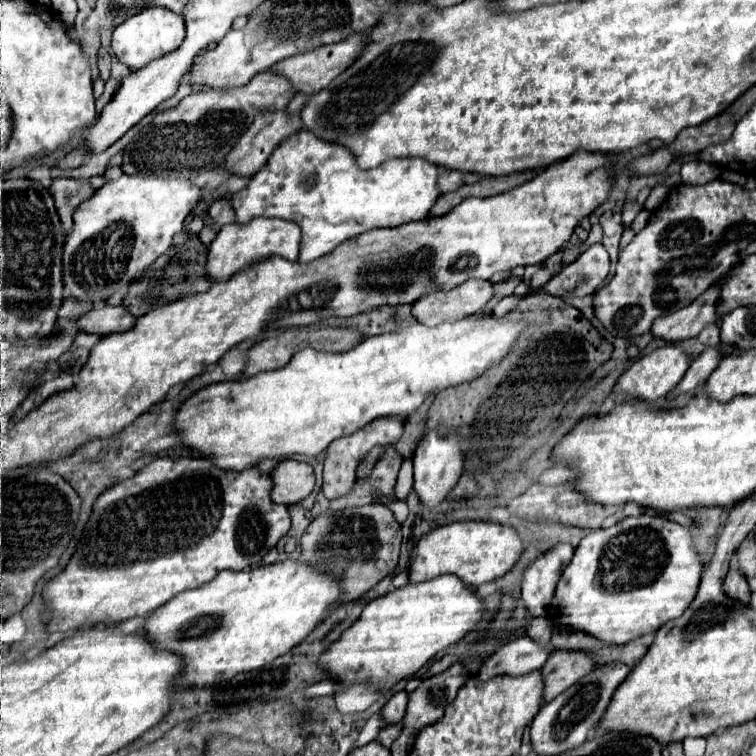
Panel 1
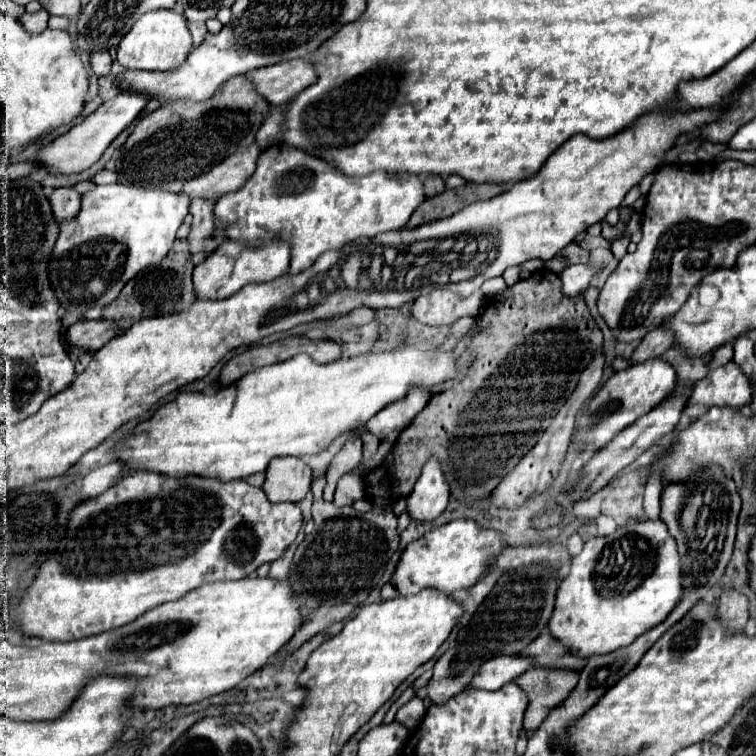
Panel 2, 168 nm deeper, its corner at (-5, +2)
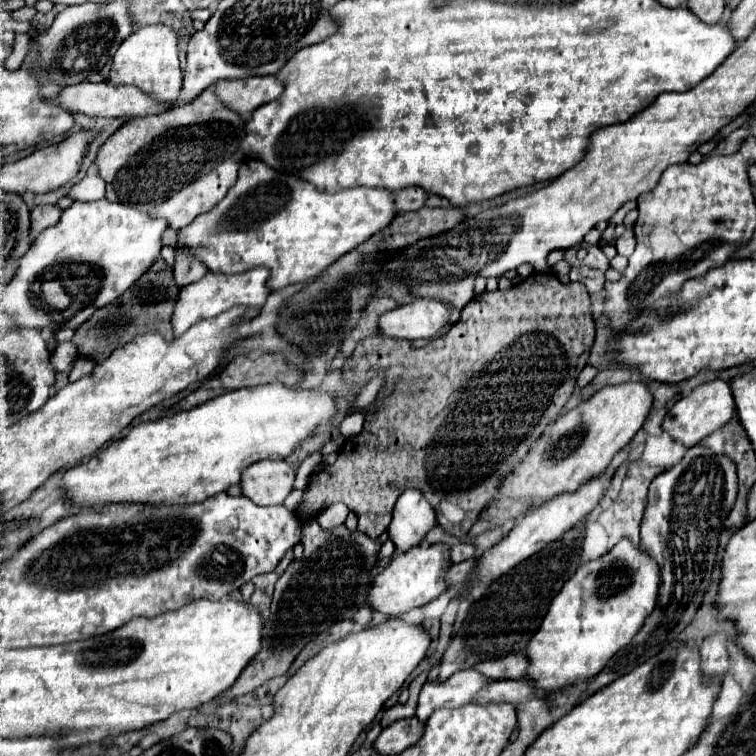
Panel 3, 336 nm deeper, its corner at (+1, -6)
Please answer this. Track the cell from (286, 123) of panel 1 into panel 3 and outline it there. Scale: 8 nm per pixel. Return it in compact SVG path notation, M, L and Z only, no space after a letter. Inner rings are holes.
M237 157L225 159L213 171L209 171L203 177L199 177L195 183L187 185L185 189L181 189L179 193L175 193L173 197L169 197L161 205L157 205L157 209L153 211L153 217L165 219L167 221L167 227L171 227L171 229L183 229L183 227L187 227L199 213L209 211L211 207L215 207L219 203L219 199L225 197L225 193L229 191L231 183L237 181L237 169L239 169L239 159Z

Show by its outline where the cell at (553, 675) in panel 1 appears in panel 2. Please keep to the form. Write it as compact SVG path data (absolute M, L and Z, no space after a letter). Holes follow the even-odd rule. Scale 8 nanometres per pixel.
M533 667L531 671L525 671L525 675L517 679L517 685L521 685L529 693L529 707L523 727L537 729L547 711L557 707L577 685L577 675L579 671L575 669Z

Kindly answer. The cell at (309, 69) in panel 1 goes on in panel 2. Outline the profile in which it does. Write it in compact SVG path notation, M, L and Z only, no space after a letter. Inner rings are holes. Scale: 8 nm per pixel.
M293 59L293 63L275 63L273 67L261 67L257 71L249 71L247 75L253 85L257 87L257 91L273 105L285 105L287 101L291 101L295 95L299 95L303 89L311 87L313 83L317 83L317 71L313 69L313 63L309 59Z

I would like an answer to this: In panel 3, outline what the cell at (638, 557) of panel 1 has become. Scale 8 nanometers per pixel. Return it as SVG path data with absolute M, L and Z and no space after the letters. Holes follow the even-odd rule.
M629 539L619 541L607 555L583 563L577 573L563 585L559 595L551 601L539 631L531 637L531 643L525 649L529 667L523 679L533 681L533 685L545 693L575 685L579 679L593 679L607 665L607 661L633 639L645 617L649 617L655 609L659 579L657 563L645 551L633 547Z

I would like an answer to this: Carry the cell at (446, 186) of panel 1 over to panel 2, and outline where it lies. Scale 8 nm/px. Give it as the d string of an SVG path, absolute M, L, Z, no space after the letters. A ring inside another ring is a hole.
M425 175L423 185L425 185L427 197L433 197L433 195L439 195L441 191L445 191L445 179L439 175Z

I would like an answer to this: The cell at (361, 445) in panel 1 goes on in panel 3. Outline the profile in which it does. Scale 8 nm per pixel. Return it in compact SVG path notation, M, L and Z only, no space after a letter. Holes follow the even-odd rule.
M333 503L327 511L323 511L323 513L319 515L317 523L319 523L323 529L329 531L329 529L335 529L337 525L343 525L345 519L347 519L347 513L349 513L349 509L347 509L345 503Z

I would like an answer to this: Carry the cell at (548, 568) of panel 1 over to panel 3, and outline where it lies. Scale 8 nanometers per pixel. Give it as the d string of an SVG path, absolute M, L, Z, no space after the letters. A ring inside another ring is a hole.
M467 559L463 563L451 565L449 571L447 571L447 585L453 587L453 585L459 585L459 583L465 583L469 579L473 567L475 567L475 559Z

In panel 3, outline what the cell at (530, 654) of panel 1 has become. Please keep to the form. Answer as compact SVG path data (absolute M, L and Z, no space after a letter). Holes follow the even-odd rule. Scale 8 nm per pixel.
M467 669L467 671L457 671L451 675L451 679L439 681L431 679L423 685L419 693L419 703L417 703L417 717L421 721L427 721L429 715L439 709L439 707L463 707L471 703L471 699L489 685L491 681L485 679L479 671Z

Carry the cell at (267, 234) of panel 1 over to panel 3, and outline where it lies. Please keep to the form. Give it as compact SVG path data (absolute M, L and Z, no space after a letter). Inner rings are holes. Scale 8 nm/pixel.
M255 267L255 269L239 273L239 275L215 275L215 273L207 273L201 281L183 287L179 291L179 299L177 299L173 317L171 317L173 335L183 335L183 331L187 331L197 321L207 319L207 317L217 317L219 313L231 309L233 305L243 305L243 307L247 307L251 311L251 313L245 313L243 319L257 317L259 311L261 311L261 307L265 305L267 295L269 295L269 289L265 287L267 279L269 279L269 269Z

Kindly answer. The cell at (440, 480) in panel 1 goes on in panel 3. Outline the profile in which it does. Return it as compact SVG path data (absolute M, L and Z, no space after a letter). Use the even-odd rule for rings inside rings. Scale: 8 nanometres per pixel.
M407 489L393 507L393 519L387 529L397 553L405 553L419 545L427 531L437 523L435 511L419 489Z

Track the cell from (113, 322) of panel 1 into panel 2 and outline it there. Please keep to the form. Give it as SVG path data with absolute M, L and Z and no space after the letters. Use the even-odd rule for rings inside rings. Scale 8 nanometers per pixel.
M95 319L95 321L77 321L69 327L67 339L71 345L85 349L89 353L101 349L109 339L113 339L121 331L117 321L109 319Z

